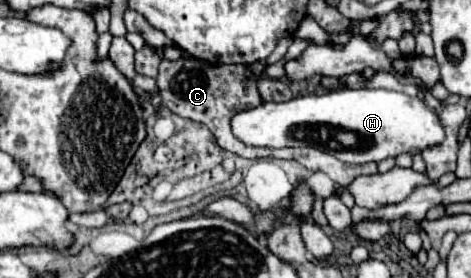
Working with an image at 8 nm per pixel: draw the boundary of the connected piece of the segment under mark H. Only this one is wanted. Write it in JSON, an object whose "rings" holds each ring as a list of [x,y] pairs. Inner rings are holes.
{"rings":[[[346,88],[332,90],[326,94],[310,94],[298,96],[288,102],[264,102],[262,106],[240,112],[232,118],[232,132],[238,140],[248,146],[266,146],[266,148],[286,148],[286,146],[314,146],[318,150],[336,156],[346,164],[366,164],[366,162],[382,162],[386,158],[396,158],[404,152],[422,152],[424,148],[432,148],[444,142],[444,126],[440,124],[440,112],[432,110],[418,96],[412,98],[404,92],[394,90],[370,90],[370,88]]]}

